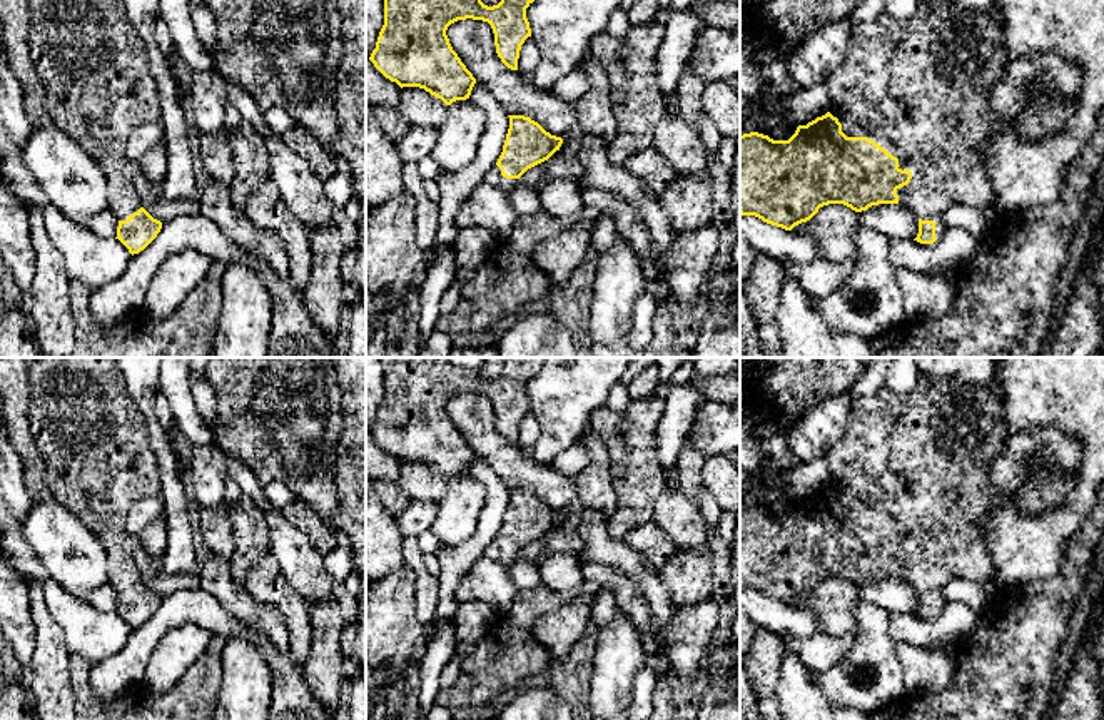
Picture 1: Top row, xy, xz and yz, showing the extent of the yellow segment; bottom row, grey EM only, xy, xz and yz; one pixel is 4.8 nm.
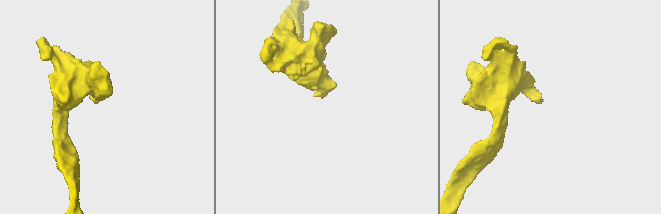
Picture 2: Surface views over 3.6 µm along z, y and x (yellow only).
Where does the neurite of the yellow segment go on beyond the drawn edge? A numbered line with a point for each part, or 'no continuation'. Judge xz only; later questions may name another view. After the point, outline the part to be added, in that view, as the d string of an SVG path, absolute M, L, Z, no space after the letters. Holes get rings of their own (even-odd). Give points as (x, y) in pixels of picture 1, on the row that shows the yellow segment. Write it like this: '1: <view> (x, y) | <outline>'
1: xz (493, 177) | M494 164L491 170L484 175L484 182L499 187L504 190L511 190L516 187L518 180L516 179L506 179L501 175L501 169Z

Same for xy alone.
1: xy (94, 67) | M28 0L28 8L33 63L45 89L45 109L53 125L102 169L109 209L117 221L125 221L142 207L127 157L129 135L140 124L160 120L147 48L122 0Z

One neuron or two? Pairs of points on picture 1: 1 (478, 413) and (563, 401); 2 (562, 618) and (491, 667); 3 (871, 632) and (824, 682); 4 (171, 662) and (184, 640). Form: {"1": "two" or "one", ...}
{"1": "two", "2": "two", "3": "one", "4": "one"}

